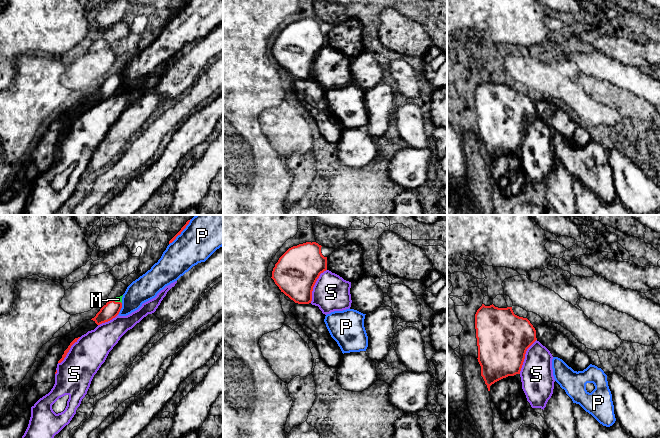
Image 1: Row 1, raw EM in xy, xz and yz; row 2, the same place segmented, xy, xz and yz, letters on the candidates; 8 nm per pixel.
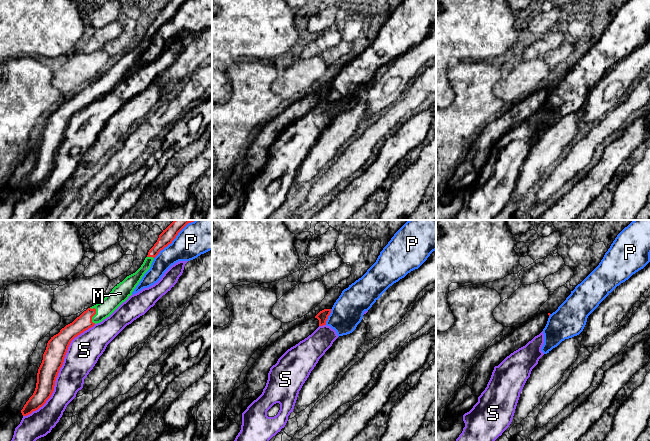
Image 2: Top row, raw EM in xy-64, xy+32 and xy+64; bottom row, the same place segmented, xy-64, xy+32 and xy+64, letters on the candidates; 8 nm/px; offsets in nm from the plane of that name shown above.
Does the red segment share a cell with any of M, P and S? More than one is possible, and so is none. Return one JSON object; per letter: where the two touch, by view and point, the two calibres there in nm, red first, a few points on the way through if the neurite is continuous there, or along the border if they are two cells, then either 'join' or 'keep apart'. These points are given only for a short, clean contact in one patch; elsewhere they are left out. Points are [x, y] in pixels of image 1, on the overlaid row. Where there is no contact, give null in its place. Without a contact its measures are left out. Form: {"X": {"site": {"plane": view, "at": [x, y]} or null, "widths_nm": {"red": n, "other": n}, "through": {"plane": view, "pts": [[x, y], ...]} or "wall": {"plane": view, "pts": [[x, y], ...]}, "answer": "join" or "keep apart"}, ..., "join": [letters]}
{"M": {"site": {"plane": "xy", "at": [117, 302]}, "widths_nm": {"red": 130, "other": 50}, "answer": "join"}, "P": {"site": {"plane": "xy", "at": [181, 231]}, "widths_nm": {"red": 20, "other": 320}, "answer": "keep apart"}, "S": {"site": {"plane": "xz", "at": [314, 284]}, "widths_nm": {"red": 360, "other": 300}, "answer": "keep apart"}, "join": ["M"]}

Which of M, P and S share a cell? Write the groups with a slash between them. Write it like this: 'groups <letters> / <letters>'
groups M / P / S

